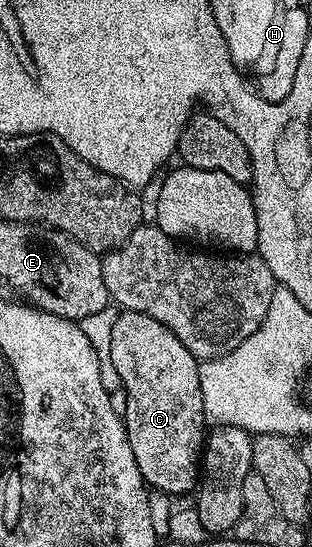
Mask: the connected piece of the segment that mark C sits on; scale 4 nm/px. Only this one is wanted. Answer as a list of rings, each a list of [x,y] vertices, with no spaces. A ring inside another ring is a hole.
[[[125,310],[115,318],[115,322],[111,326],[110,366],[113,368],[113,376],[116,379],[121,379],[121,384],[125,387],[123,419],[125,421],[125,429],[127,430],[127,442],[131,442],[131,454],[135,454],[135,462],[139,465],[139,474],[143,474],[146,485],[153,490],[158,488],[159,491],[166,492],[169,496],[181,496],[184,492],[189,491],[189,493],[192,493],[199,484],[199,461],[207,435],[207,421],[205,419],[203,398],[199,390],[198,363],[197,357],[191,354],[191,350],[187,350],[187,346],[183,346],[183,342],[179,342],[179,338],[175,338],[175,334],[171,334],[171,330],[167,330],[167,326],[163,326],[163,322],[155,322],[155,318],[151,318],[147,314]]]

